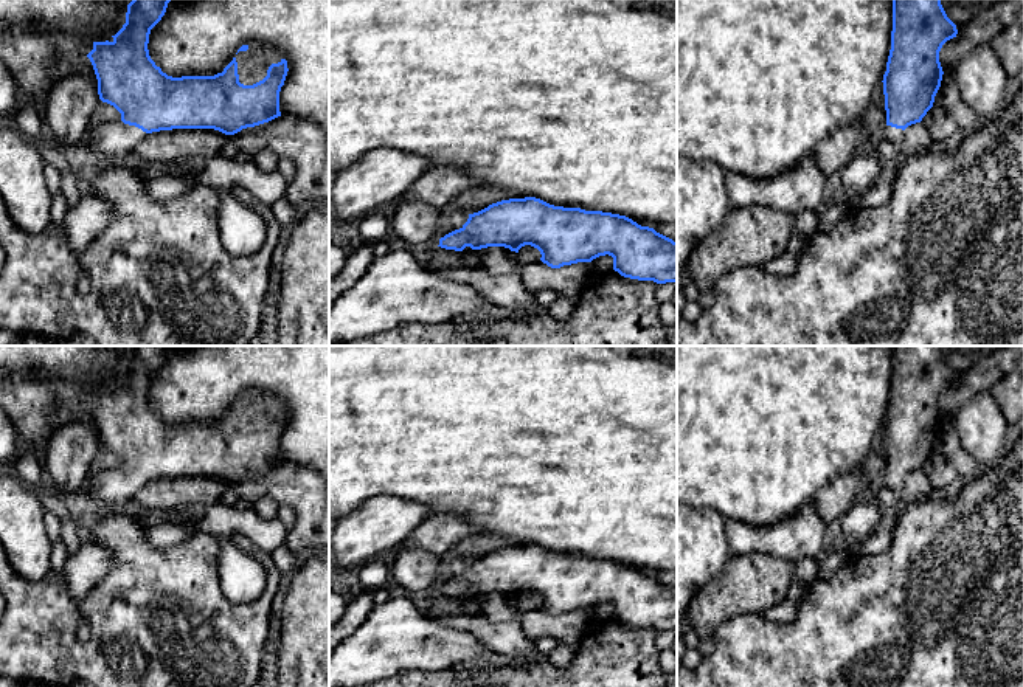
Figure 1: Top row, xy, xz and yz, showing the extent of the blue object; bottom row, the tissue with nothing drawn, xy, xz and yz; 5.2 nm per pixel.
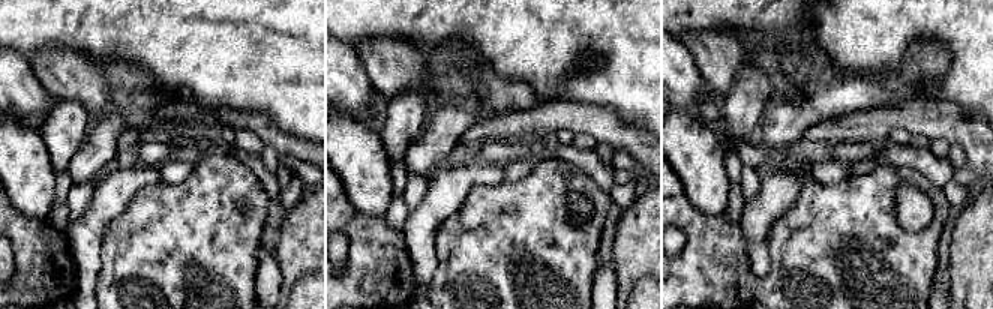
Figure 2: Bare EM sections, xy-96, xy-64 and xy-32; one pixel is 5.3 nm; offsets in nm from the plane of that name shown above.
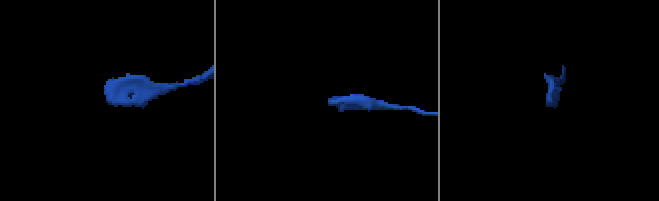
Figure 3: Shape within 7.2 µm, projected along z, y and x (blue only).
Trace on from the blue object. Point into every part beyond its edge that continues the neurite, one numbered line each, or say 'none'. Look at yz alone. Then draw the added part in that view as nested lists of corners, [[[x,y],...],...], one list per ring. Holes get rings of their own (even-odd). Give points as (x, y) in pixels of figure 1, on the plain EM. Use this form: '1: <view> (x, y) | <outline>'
1: yz (891, 481) | [[[886,473],[886,476],[883,479],[883,485],[888,487],[889,490],[902,490],[903,478],[891,475],[891,473]]]

